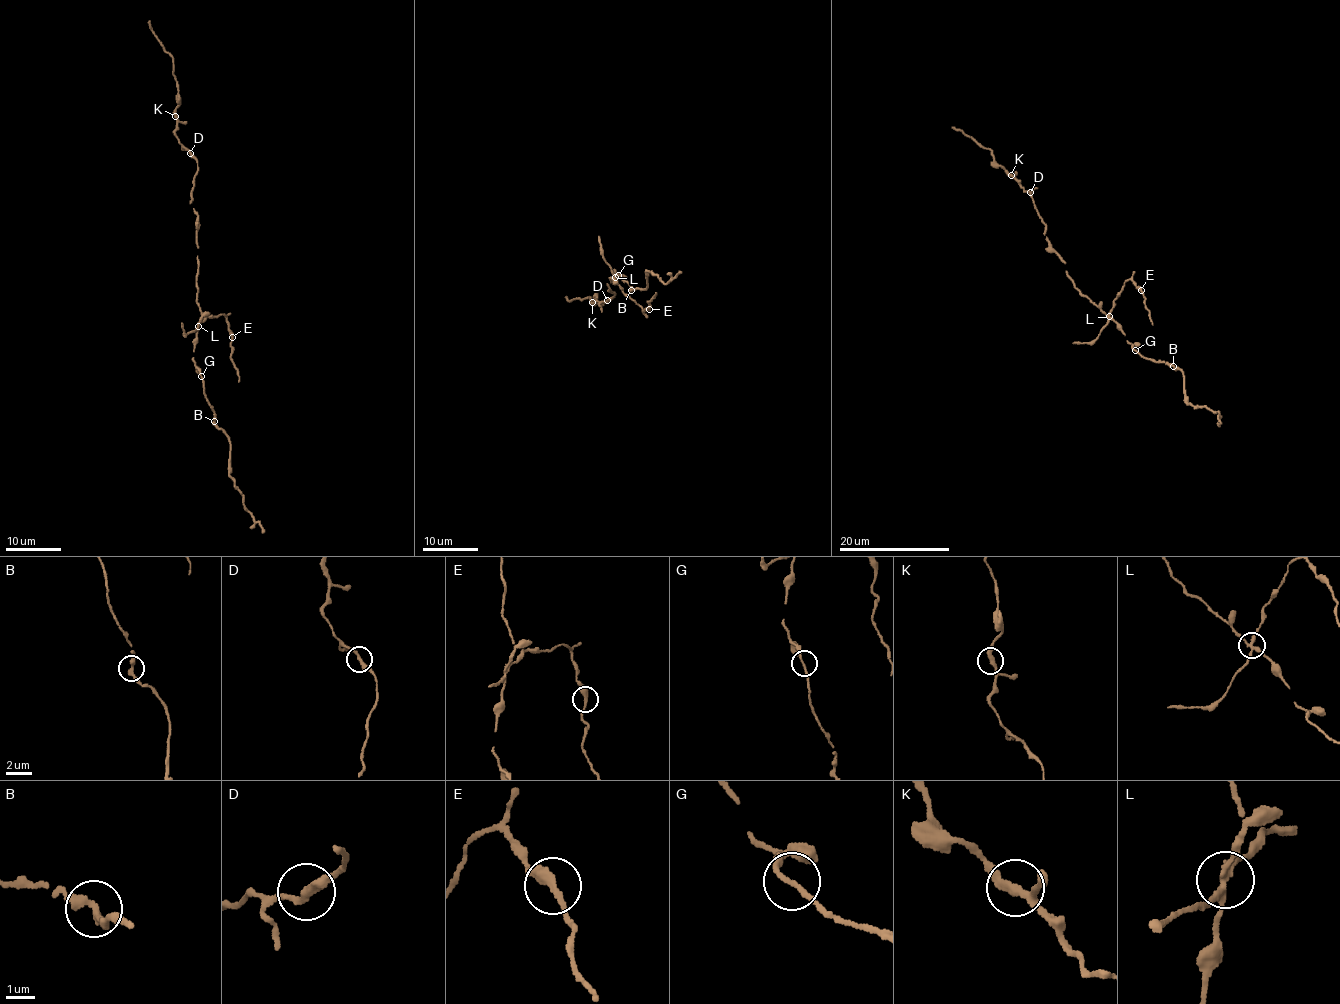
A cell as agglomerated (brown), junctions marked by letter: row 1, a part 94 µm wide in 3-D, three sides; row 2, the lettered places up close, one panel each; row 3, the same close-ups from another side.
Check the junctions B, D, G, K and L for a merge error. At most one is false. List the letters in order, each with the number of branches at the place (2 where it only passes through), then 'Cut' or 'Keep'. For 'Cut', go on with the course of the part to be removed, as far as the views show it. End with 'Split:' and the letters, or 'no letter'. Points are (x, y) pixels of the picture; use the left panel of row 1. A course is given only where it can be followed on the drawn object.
B: Branches: 2. Keep
D: Branches: 2. Keep
G: Branches: 2. Keep
K: Branches: 3. Keep
L: Branches: 4. Cut. Course of the part to remove: (198, 326), (204, 317), (225, 316), (233, 349), (230, 358), (239, 381)
Split: L

